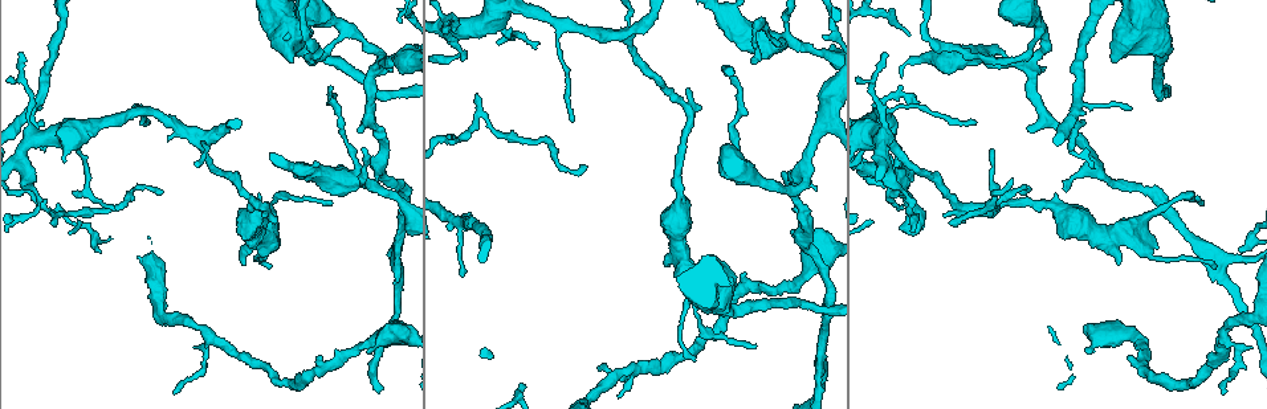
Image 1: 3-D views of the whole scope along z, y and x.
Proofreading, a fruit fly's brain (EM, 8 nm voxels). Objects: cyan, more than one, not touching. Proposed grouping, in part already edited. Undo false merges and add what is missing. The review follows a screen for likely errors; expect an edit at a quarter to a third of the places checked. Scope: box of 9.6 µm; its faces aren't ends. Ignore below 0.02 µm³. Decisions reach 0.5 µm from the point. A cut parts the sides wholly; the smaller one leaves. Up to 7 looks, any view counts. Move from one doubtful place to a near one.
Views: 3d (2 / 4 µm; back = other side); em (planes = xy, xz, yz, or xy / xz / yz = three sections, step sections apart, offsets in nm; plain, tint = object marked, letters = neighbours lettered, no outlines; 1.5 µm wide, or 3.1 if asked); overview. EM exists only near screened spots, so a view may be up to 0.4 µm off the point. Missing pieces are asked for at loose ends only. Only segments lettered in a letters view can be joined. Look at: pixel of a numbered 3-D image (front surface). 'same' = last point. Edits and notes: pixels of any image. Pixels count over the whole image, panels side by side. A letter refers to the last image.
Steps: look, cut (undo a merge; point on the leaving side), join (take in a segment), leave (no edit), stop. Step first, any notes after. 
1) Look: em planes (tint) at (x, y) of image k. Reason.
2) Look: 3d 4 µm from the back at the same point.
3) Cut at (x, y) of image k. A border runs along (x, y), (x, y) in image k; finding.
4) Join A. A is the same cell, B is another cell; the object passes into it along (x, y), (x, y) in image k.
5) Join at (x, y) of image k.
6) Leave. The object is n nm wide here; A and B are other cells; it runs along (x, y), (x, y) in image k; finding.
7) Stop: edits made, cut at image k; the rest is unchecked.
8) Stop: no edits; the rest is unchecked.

Look: em planes (letters) at (355, 175) of image 1. Sharp bend.

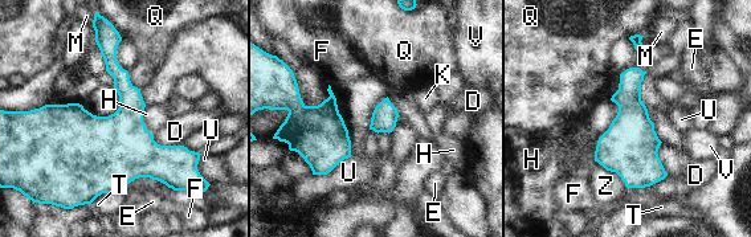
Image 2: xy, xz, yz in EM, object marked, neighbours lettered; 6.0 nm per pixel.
Leave. D, E, F, H, K, M, Q, T, U, V and Z are other cells; a border runs along (145, 105), (143, 123), (152, 134) in image 2; all the same cell.

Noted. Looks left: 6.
Look: em planes (letters) at (53, 224) of image 1. Free end.

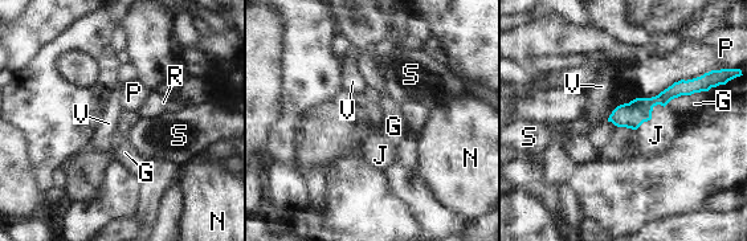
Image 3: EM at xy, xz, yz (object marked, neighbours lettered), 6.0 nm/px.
Leave. The object is 160 nm wide here; G, J, N, P, R, S and V are other cells; a border runs along (664, 106), (656, 105), (636, 130) in image 3; no lettered segment goes on from it.

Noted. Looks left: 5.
Look: 3d 4 µm at (267, 268) of image 1. Branch stops here.

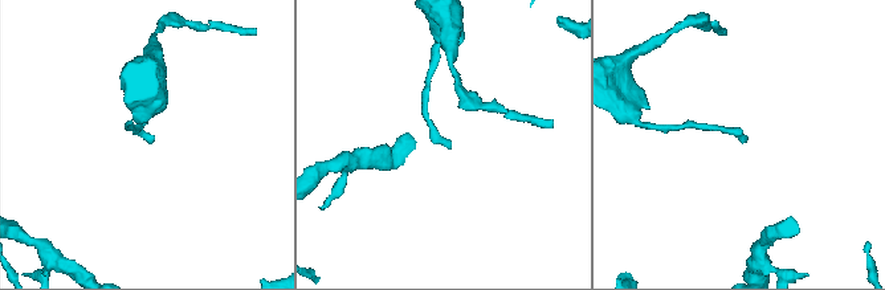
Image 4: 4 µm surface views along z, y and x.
Look: em planes (letters) at (147, 141) of image 4. Shape alone is not enough.

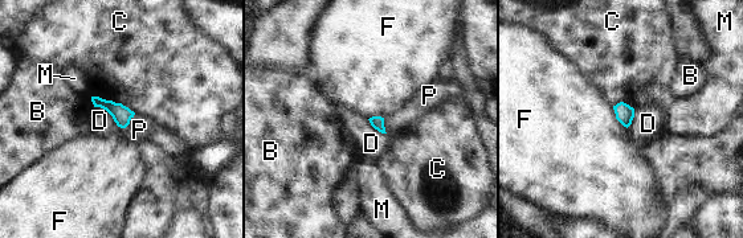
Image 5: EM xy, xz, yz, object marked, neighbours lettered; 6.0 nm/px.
Join P. P is the same cell, B, C, D, F and M are other cells; the object passes into it along (121, 114), (129, 122), (139, 130) in image 5; the cell continues.

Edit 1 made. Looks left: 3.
Stop: edits made, join at image 5; the rest is unchecked.

